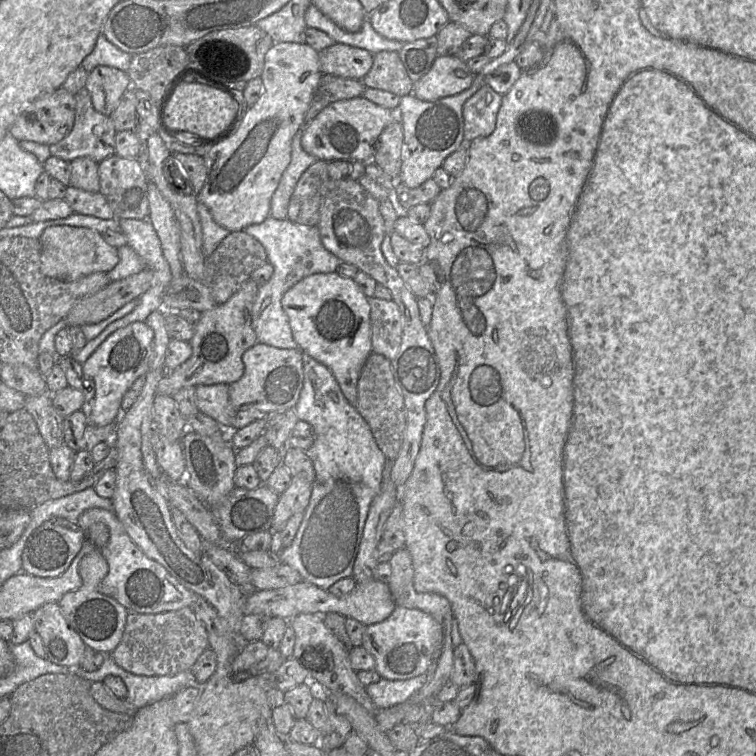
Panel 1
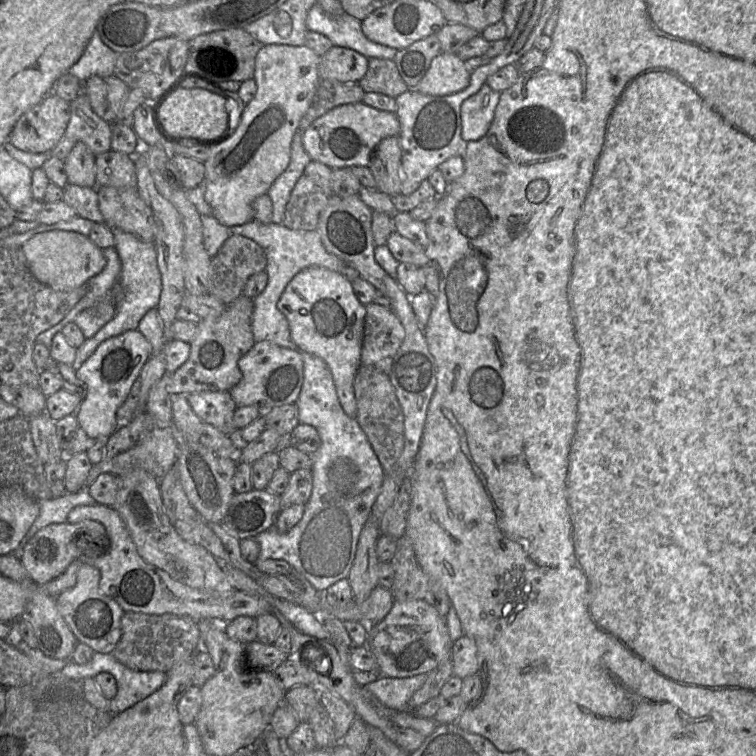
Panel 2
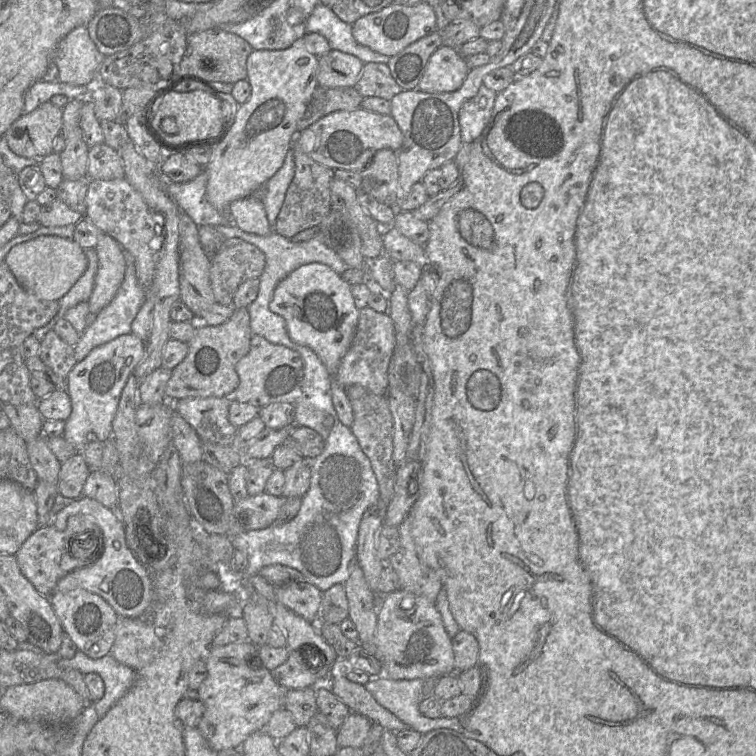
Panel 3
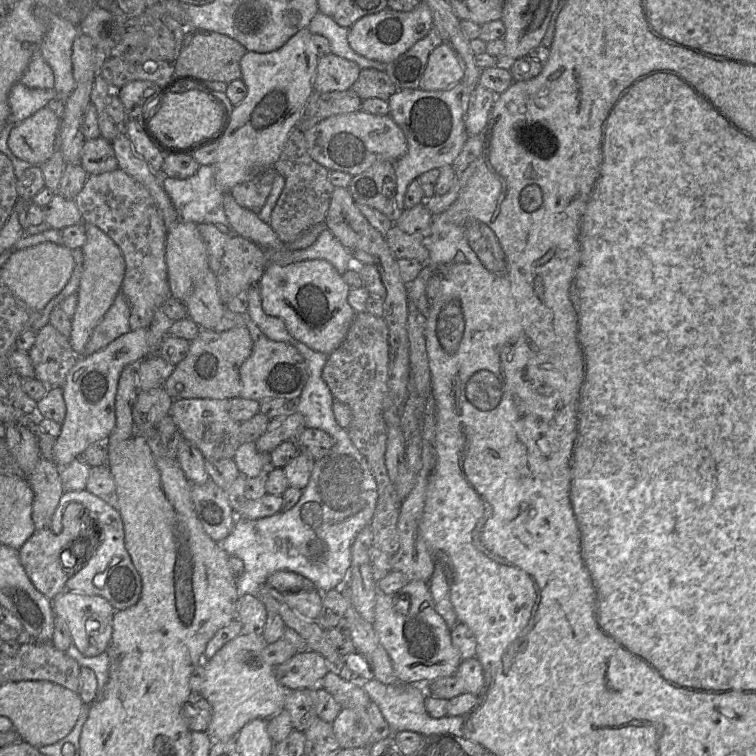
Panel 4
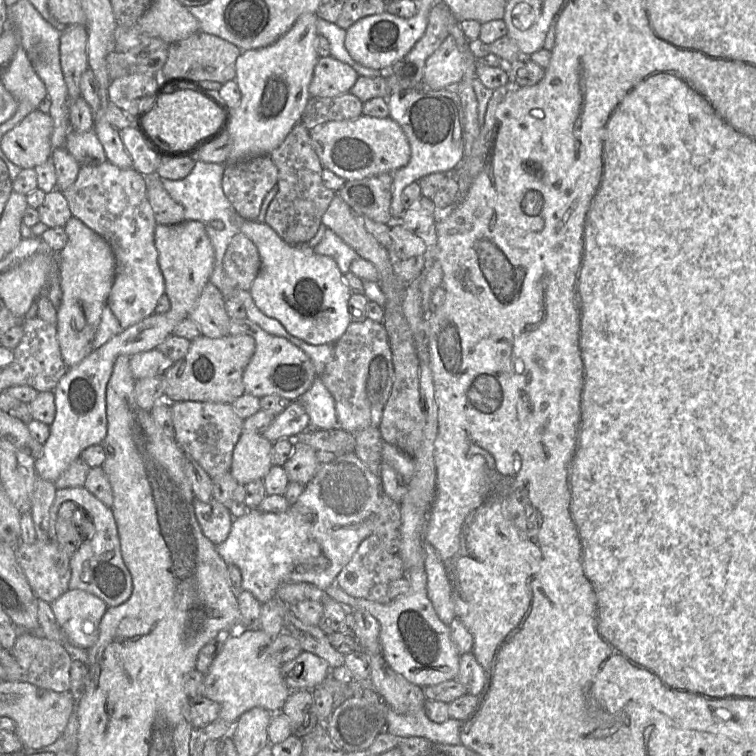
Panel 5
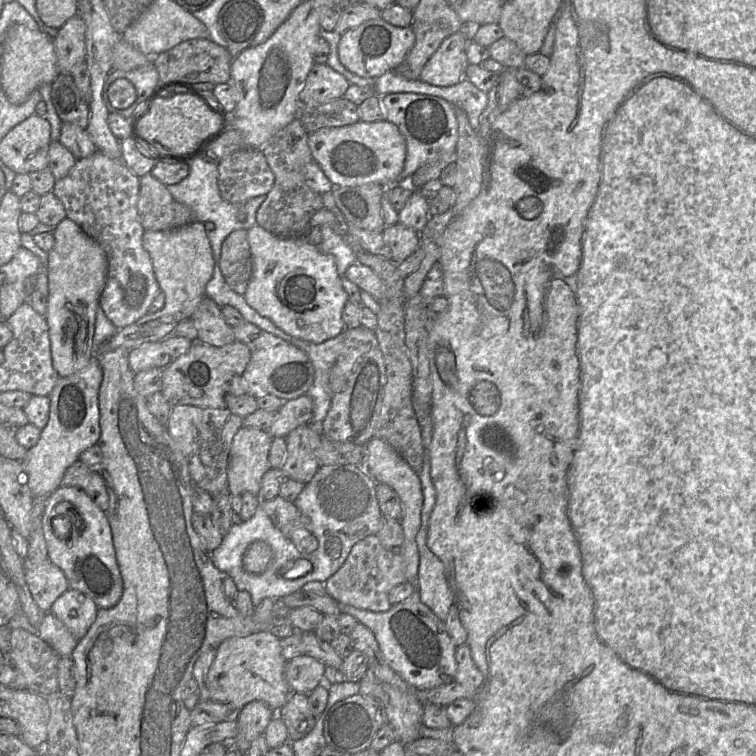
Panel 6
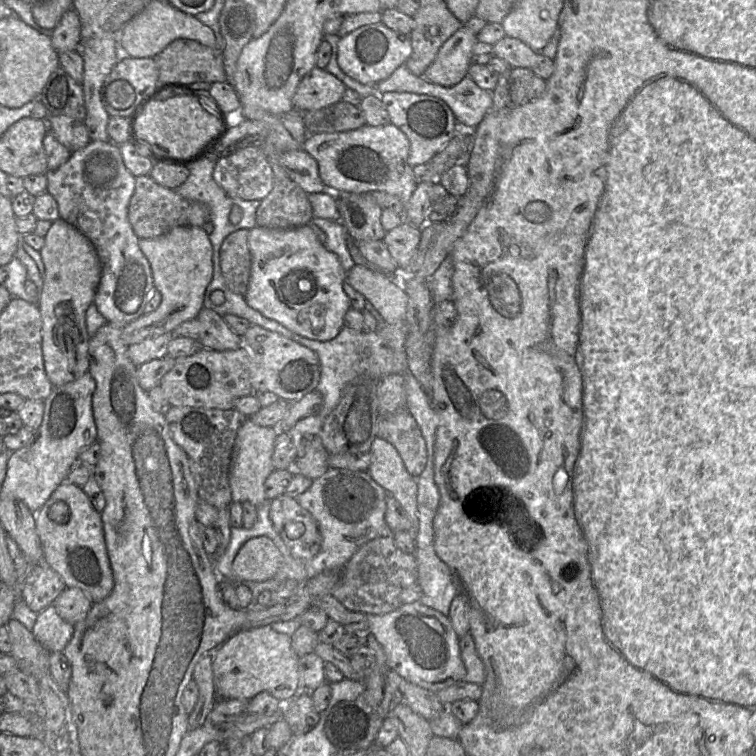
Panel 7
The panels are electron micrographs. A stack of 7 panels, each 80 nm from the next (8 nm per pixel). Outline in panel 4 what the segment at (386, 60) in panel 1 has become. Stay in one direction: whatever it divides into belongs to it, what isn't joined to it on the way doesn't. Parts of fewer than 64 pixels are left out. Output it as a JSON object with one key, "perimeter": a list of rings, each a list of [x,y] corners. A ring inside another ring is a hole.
{"perimeter":[[[373,68],[361,69],[356,82],[350,88],[363,101],[368,98],[379,98],[384,101],[398,91],[385,71]]]}

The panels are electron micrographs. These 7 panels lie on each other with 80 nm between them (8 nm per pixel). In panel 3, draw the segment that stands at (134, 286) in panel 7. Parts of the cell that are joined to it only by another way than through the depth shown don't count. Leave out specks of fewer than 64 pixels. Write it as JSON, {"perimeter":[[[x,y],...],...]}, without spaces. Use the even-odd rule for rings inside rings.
{"perimeter":[[[89,179],[89,188],[86,194],[86,213],[85,218],[91,221],[103,233],[114,238],[125,252],[129,253],[135,263],[136,275],[141,287],[146,291],[145,301],[138,314],[132,322],[132,332],[147,344],[152,330],[152,317],[154,312],[154,296],[151,293],[151,286],[155,277],[155,270],[159,261],[159,253],[165,239],[165,220],[164,216],[151,209],[144,201],[139,192],[125,179],[99,180]]]}

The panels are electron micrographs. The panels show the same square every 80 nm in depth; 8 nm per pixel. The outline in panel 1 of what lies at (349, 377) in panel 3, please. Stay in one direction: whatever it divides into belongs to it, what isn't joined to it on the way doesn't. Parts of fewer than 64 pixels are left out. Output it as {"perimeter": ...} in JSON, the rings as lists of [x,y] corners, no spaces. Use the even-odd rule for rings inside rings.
{"perimeter":[[[368,298],[372,353],[393,360],[402,341],[402,316],[392,300]]]}

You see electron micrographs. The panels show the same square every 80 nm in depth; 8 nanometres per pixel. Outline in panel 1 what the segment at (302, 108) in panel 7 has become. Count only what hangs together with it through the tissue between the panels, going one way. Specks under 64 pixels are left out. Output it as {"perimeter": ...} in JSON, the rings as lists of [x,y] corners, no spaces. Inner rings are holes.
{"perimeter":[[[334,43],[318,53],[322,74],[362,80],[373,64],[374,54],[342,43]]]}

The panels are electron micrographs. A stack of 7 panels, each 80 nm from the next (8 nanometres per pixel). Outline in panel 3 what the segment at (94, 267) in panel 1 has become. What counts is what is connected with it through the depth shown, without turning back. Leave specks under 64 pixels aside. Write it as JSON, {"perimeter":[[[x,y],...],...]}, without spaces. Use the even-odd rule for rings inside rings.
{"perimeter":[[[53,235],[40,236],[13,247],[5,262],[27,293],[45,301],[58,301],[66,295],[88,266],[84,249],[78,243]]]}

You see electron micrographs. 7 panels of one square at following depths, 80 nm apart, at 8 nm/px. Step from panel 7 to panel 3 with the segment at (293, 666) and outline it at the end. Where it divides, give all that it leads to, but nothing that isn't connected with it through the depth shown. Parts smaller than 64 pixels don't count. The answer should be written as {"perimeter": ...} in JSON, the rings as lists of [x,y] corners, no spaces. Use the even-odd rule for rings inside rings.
{"perimeter":[[[247,639],[211,646],[207,653],[207,676],[198,688],[204,712],[196,729],[216,752],[229,748],[240,749],[250,734],[265,730],[272,714],[284,706],[286,690],[276,683],[270,670],[252,664],[257,649]]]}

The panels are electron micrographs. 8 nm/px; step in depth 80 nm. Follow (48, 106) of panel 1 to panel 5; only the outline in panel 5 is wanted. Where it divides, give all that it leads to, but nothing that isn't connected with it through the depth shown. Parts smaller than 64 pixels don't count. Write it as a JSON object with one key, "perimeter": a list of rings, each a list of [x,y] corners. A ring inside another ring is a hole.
{"perimeter":[[[35,110],[3,136],[1,149],[13,164],[33,169],[51,157],[53,129],[51,116]]]}

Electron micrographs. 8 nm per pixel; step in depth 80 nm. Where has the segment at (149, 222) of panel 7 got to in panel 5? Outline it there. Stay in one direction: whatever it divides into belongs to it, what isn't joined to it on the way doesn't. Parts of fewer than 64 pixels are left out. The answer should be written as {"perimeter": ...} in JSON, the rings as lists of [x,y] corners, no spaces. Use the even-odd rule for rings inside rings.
{"perimeter":[[[154,173],[146,177],[148,201],[154,218],[160,225],[175,225],[185,221],[185,210],[164,188],[161,178]]]}

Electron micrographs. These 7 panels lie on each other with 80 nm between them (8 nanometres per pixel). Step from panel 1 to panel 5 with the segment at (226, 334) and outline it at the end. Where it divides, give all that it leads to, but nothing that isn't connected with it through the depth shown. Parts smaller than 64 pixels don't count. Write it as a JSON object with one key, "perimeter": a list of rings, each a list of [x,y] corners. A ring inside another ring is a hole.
{"perimeter":[[[200,335],[189,347],[188,353],[163,375],[163,392],[169,403],[182,401],[230,404],[245,393],[243,372],[255,353],[255,340],[249,335],[228,335],[209,338]]]}

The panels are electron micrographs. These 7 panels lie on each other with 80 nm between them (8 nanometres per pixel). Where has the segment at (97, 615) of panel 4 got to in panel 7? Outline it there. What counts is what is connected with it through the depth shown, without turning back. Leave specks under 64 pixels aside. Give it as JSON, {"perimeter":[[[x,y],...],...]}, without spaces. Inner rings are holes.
{"perimeter":[[[66,587],[53,604],[59,616],[74,626],[85,619],[93,601],[82,589]]]}

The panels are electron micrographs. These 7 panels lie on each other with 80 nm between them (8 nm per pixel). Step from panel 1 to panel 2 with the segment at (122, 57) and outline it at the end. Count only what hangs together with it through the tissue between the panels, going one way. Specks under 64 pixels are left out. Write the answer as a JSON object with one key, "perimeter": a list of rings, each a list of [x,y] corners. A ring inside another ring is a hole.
{"perimeter":[[[95,30],[82,56],[69,69],[68,73],[82,82],[94,75],[100,77],[111,76],[119,54],[105,45]]]}

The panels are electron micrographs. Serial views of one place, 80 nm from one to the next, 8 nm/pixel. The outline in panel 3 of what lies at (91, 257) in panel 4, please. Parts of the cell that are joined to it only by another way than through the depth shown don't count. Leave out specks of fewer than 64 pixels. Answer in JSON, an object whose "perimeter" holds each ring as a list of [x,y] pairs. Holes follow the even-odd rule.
{"perimeter":[[[101,232],[95,251],[98,268],[94,288],[87,302],[92,316],[96,316],[112,301],[126,272],[125,251],[110,235]]]}

